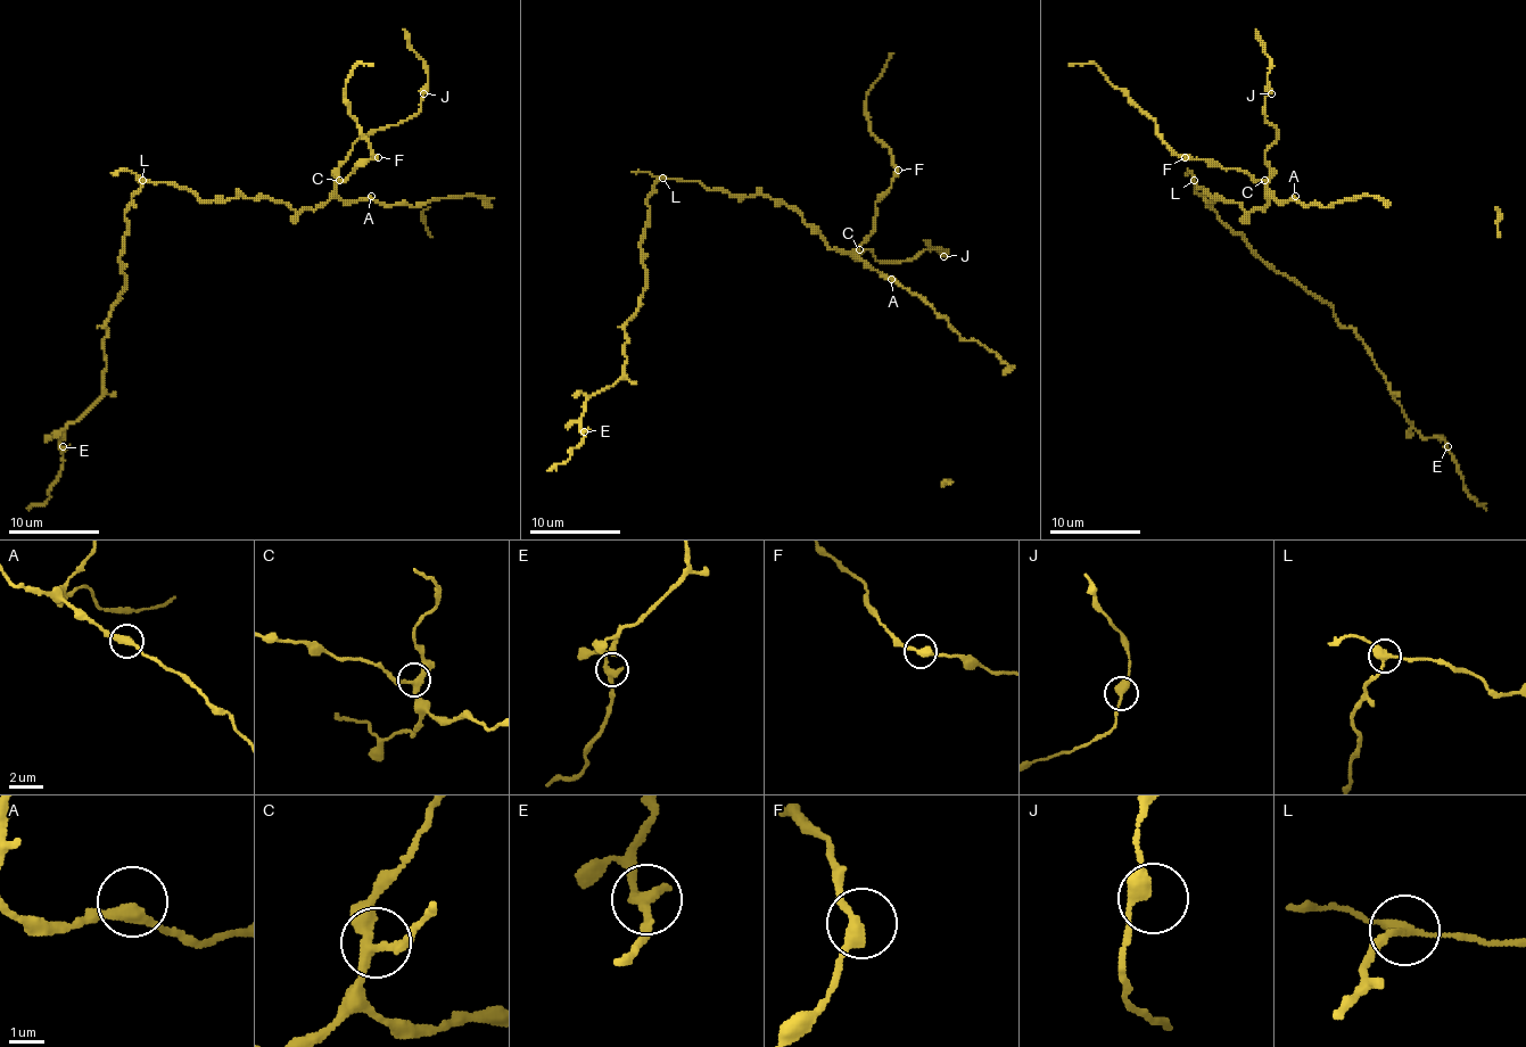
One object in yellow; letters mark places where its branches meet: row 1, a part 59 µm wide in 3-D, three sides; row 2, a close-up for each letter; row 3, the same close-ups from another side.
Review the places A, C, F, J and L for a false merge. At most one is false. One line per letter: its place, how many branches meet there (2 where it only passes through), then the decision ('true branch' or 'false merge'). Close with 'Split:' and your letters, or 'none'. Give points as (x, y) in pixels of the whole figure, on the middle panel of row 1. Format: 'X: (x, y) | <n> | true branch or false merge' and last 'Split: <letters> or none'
A: (891, 279) | 2 | true branch
C: (859, 249) | 3 | true branch
F: (898, 170) | 2 | true branch
J: (943, 256) | 2 | true branch
L: (662, 178) | 3 | false merge
Split: L

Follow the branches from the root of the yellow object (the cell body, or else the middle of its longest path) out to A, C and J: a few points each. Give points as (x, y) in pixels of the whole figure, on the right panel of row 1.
A: (1201, 187), (1205, 200), (1210, 196), (1223, 198), (1246, 212), (1264, 209), (1271, 198), (1291, 200), (1295, 196)
C: (1201, 187), (1205, 200), (1210, 196), (1223, 198), (1253, 212), (1264, 209), (1264, 180)
J: (1201, 187), (1205, 200), (1264, 209), (1264, 153), (1276, 141), (1276, 128), (1264, 121), (1271, 93)

